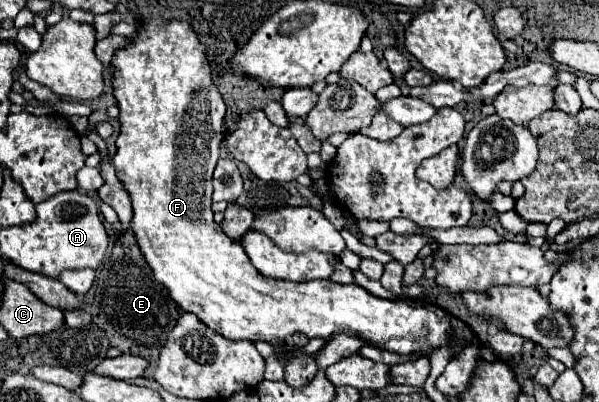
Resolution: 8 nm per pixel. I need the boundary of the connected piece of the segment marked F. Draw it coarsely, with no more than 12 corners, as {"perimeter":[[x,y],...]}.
{"perimeter":[[185,20],[111,60],[111,164],[173,302],[229,340],[441,348],[449,318],[259,274],[215,224],[225,102]]}

